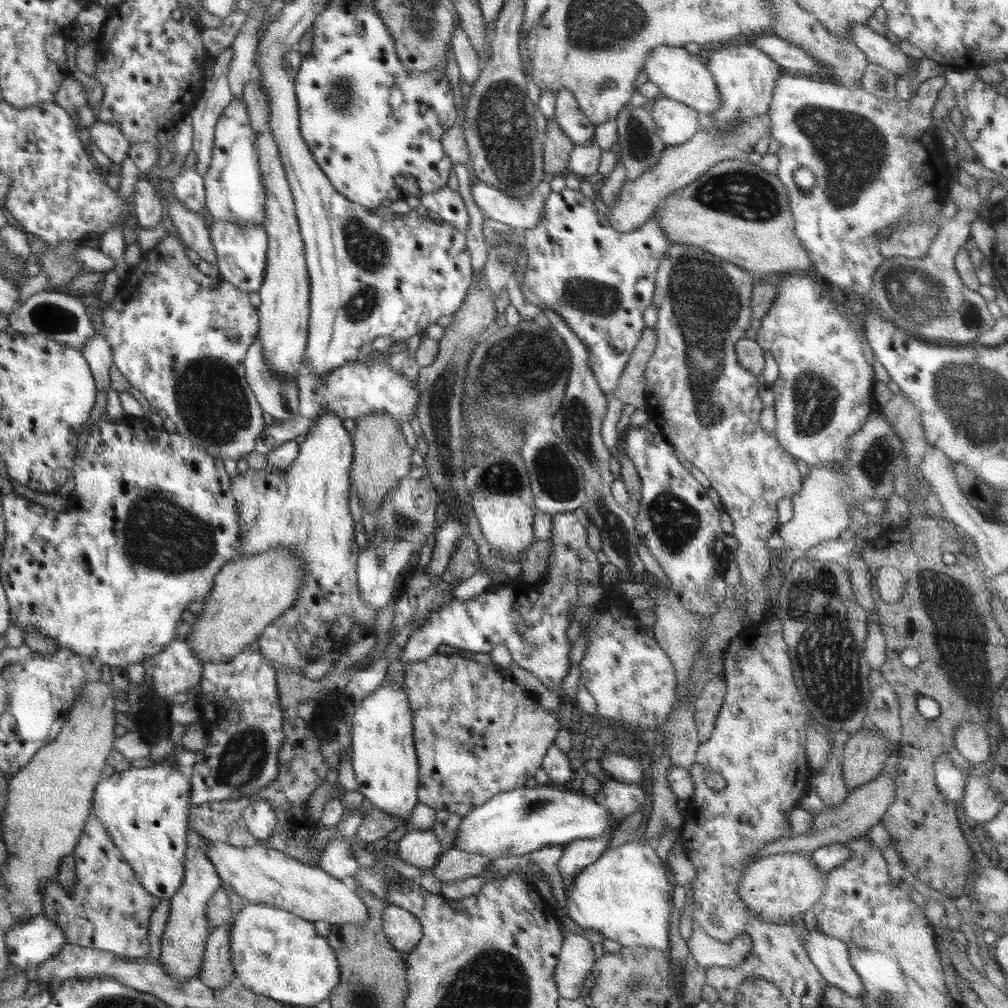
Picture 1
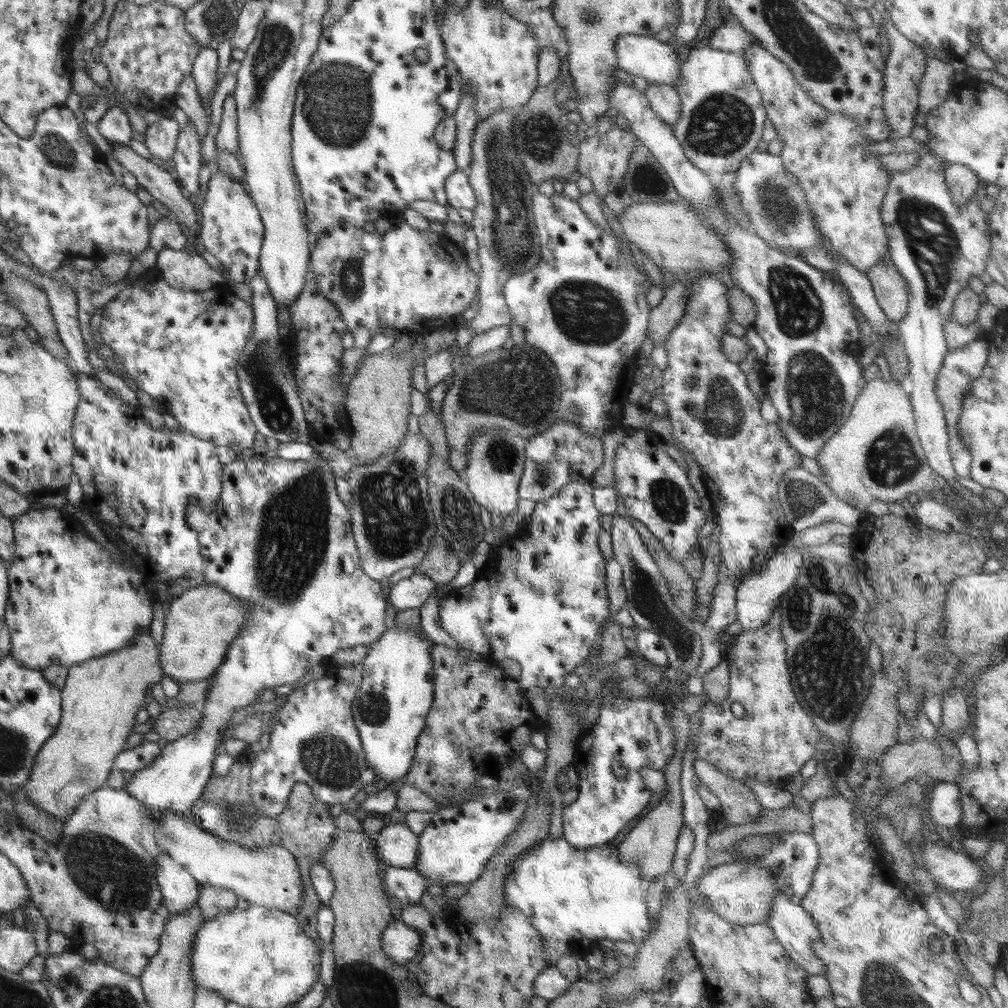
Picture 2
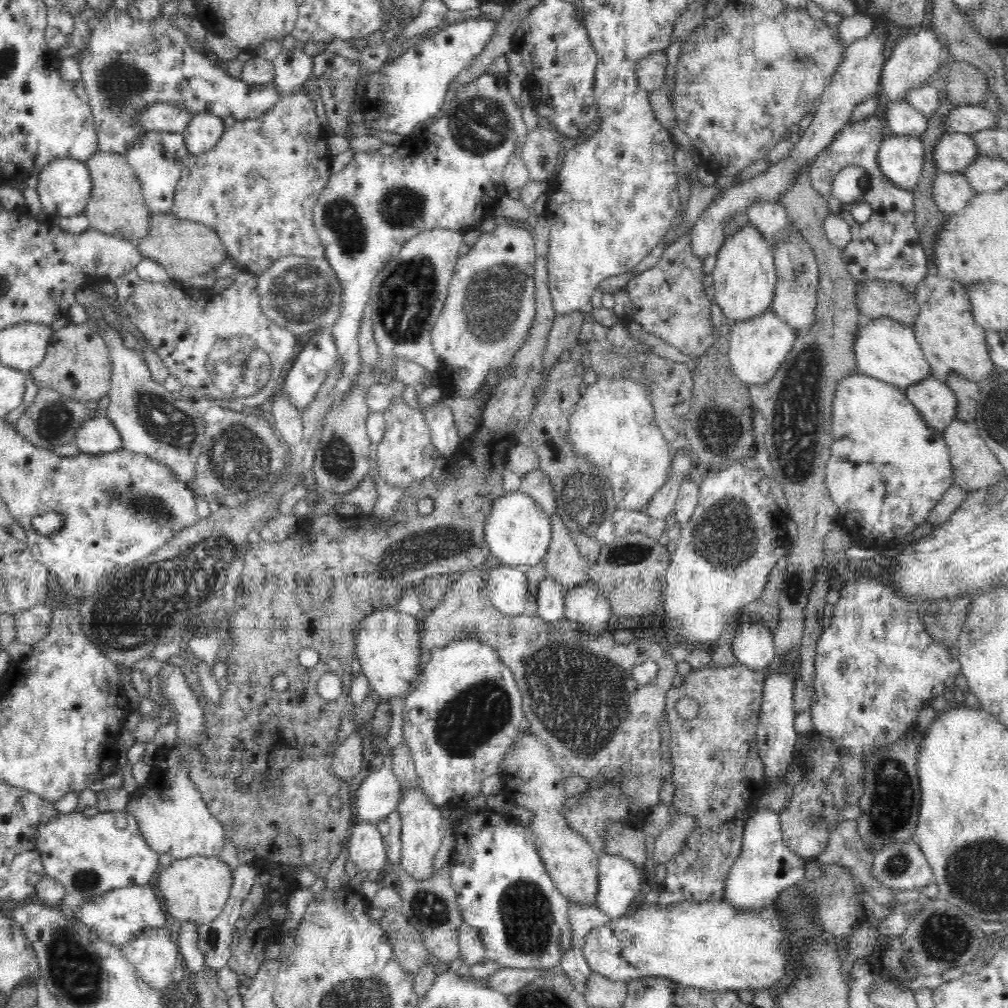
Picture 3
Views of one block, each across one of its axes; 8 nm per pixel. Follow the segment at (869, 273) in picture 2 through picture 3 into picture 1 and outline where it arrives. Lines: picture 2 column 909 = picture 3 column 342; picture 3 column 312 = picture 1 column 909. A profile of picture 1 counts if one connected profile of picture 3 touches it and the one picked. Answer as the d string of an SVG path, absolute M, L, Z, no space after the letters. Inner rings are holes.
M958 207L955 215L939 228L924 256L908 258L898 255L884 260L874 273L869 296L876 309L900 329L912 330L926 338L946 338L950 342L970 342L991 330L996 321L987 308L987 302L978 291L972 291L963 283L955 269L956 253L965 246L966 240L971 234L972 223L976 220L979 220L977 211Z

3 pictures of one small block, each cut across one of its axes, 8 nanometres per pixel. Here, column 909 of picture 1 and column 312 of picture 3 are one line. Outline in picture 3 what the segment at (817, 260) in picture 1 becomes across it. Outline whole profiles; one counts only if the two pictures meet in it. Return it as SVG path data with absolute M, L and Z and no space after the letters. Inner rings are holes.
M302 86L292 95L282 98L280 102L264 115L256 119L236 121L233 126L226 128L220 140L214 145L214 148L203 153L198 153L197 155L189 153L184 166L182 166L180 180L177 184L170 213L178 218L212 227L212 229L216 231L216 235L222 239L222 243L224 243L226 251L228 251L229 260L233 259L242 269L248 270L255 275L270 268L275 260L288 255L325 258L324 246L322 242L320 242L320 237L313 223L313 208L318 202L322 189L326 188L326 184L328 184L328 180L330 180L330 163L333 154L330 153L330 149L328 149L328 135L328 131L320 121L318 114L316 114L315 103L308 98L308 92L306 92L306 89Z

